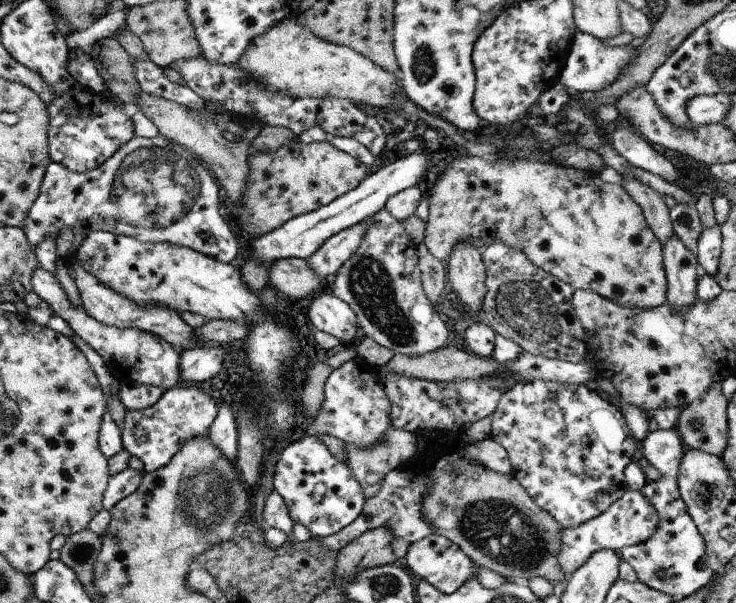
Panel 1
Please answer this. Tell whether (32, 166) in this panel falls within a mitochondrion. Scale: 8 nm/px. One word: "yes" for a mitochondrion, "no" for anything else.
no

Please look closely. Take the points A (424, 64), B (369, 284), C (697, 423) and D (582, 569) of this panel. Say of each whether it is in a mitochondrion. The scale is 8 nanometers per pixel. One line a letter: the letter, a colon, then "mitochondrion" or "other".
A: mitochondrion
B: mitochondrion
C: mitochondrion
D: other

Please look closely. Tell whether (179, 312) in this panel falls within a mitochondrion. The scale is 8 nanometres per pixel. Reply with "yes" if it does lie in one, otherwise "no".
no

